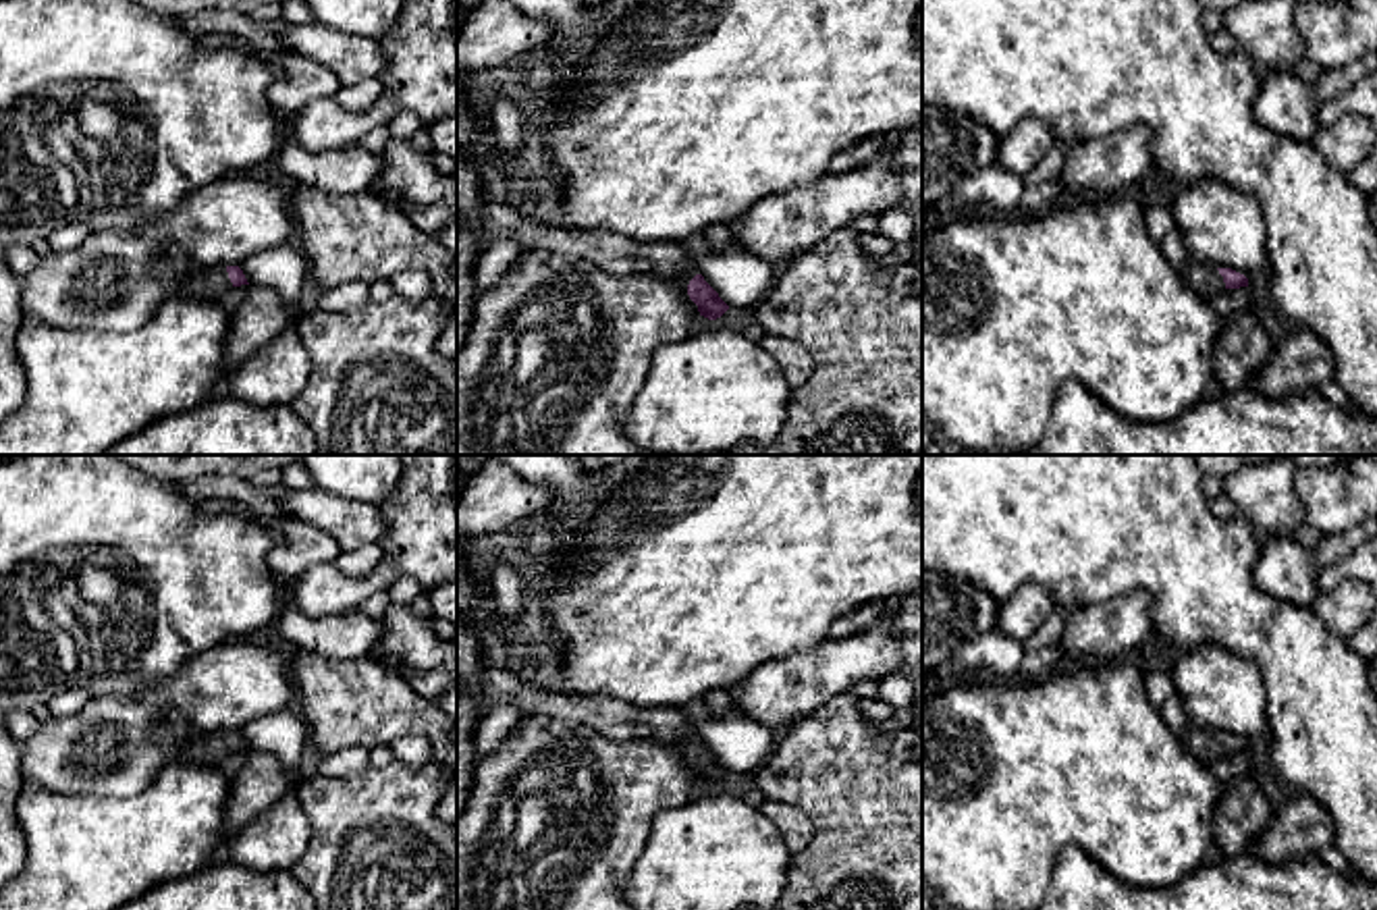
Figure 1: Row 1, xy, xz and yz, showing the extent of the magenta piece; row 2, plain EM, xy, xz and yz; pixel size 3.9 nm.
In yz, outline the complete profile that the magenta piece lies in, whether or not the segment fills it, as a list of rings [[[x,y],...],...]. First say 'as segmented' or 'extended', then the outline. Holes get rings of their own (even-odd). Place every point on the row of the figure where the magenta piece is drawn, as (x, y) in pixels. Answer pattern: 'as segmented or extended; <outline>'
extended; [[[1186,260],[1180,270],[1182,280],[1200,297],[1211,297],[1225,289],[1248,287],[1248,278],[1232,268],[1215,268],[1207,264],[1198,264],[1194,260]]]

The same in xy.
extended; [[[195,266],[174,285],[172,295],[214,299],[224,295],[231,287],[241,285],[249,283],[239,266]]]

